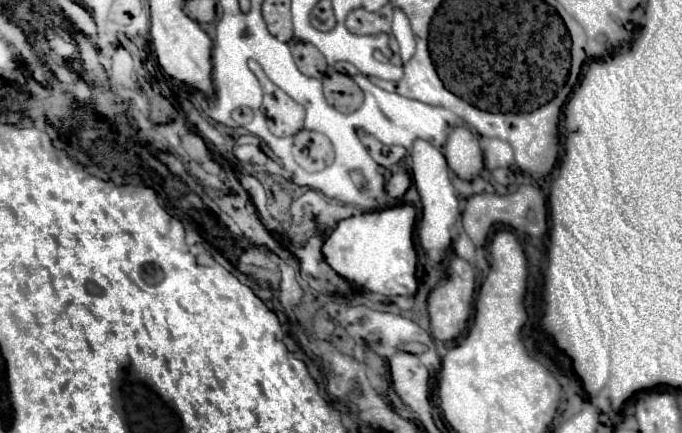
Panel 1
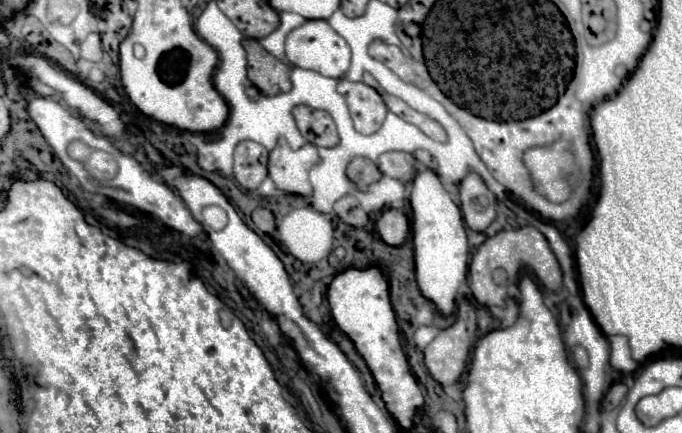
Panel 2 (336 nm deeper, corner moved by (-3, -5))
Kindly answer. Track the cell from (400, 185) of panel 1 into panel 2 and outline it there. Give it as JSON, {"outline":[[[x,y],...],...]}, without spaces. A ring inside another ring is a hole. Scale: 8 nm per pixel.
{"outline":[[[386,209],[376,221],[376,233],[388,245],[402,245],[408,235],[408,217],[402,209]]]}

